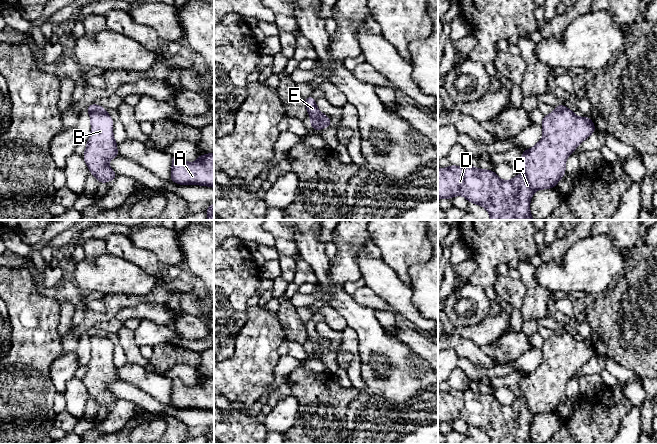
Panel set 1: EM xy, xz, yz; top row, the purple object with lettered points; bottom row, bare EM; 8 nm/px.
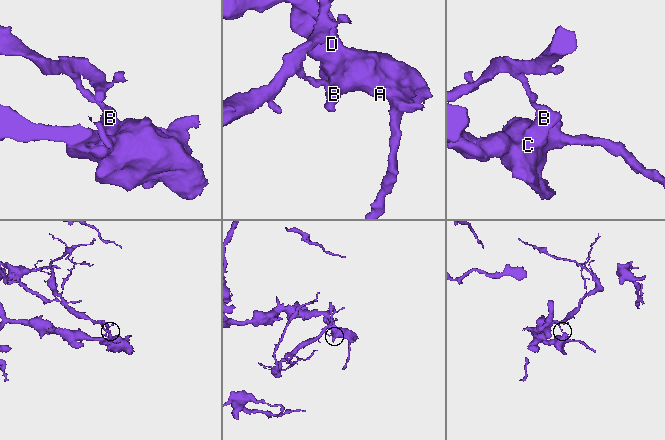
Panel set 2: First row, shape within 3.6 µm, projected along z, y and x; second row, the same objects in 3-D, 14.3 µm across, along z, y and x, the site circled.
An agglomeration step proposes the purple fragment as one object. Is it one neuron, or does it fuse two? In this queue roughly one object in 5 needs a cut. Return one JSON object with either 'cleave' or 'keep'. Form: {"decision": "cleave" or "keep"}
{"decision": "cleave"}

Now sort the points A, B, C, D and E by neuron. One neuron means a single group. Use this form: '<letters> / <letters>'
A B C D / E

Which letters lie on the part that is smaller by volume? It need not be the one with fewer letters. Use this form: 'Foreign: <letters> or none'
Foreign: E

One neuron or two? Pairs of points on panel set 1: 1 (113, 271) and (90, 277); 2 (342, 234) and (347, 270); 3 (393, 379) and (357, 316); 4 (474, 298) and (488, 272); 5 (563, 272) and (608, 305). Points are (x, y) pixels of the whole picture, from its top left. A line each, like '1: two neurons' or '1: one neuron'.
1: one neuron
2: one neuron
3: one neuron
4: two neurons
5: two neurons

